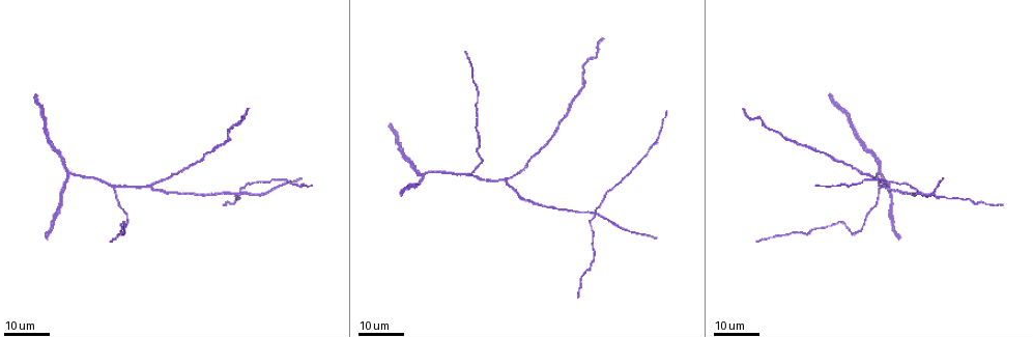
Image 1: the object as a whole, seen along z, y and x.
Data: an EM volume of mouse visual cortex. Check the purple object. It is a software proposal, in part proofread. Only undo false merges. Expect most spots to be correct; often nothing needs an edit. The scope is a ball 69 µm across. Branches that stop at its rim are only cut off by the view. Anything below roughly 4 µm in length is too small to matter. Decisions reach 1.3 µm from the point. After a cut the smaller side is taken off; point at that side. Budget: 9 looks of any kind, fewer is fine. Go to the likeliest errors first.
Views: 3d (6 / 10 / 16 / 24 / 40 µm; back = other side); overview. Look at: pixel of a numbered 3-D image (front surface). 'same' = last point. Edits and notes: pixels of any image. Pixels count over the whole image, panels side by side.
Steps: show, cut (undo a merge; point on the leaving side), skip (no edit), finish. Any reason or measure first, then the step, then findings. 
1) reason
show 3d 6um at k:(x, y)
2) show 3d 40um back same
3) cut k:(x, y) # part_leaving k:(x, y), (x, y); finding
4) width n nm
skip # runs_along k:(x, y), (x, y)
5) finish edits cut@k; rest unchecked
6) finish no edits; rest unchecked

four or more arms meet
show 3d 24um at 1:(917, 192)

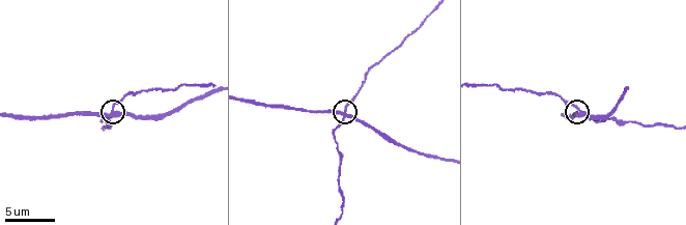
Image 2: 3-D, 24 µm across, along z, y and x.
show 3d 10um at 2:(343, 113)

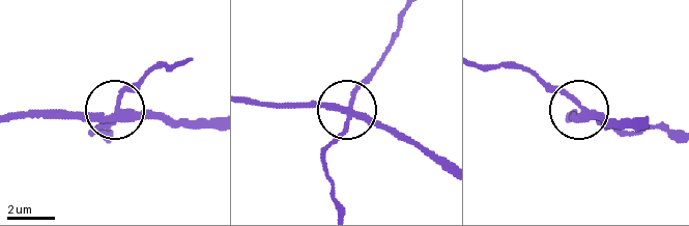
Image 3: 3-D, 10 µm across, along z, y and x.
arms 4
cut 3:(101, 128) # part_leaving 3:(117, 108), (150, 68), (182, 62); a second neuron is stuck on

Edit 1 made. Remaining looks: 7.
thin arm on a thick one
show 3d 16um at 1:(885, 186)

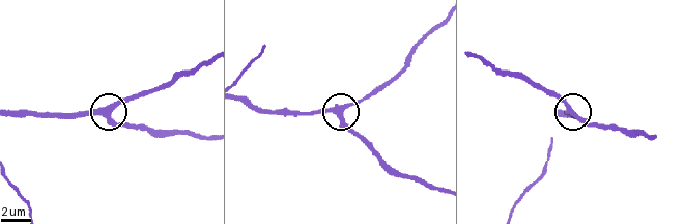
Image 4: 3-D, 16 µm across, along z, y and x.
show 3d 6um at 4:(101, 111)

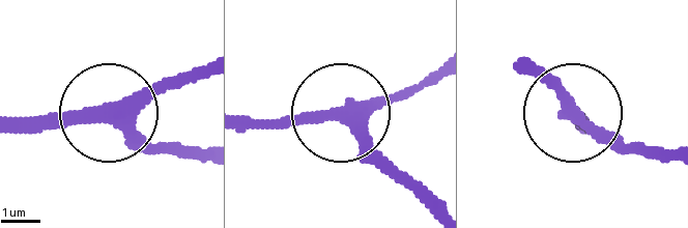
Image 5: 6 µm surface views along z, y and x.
side_arm 48 um; arms 3
skip # continuous, no second neuron

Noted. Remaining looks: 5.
three arms meet
show 3d 16um at 1:(112, 187)

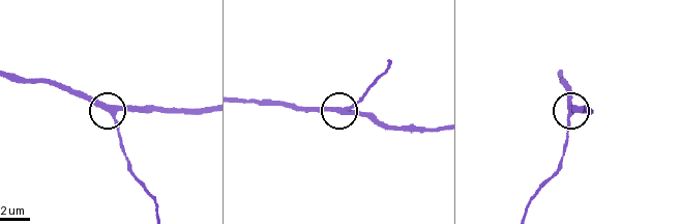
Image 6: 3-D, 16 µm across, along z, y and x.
show 3d 6um at 6:(113, 111)

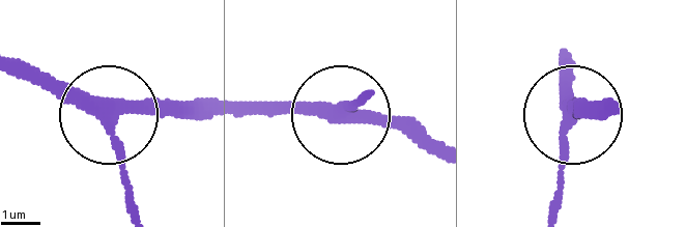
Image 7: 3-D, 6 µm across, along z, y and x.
skip # runs_along 7:(435, 152), (376, 119), (251, 110); one neuron here

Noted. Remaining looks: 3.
two arms in line, one across
show 3d 16um at 1:(882, 174)

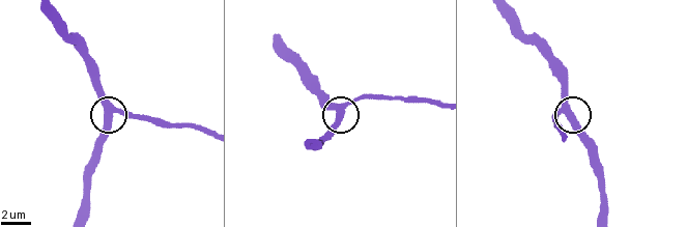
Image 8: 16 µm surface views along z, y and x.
zoom in
show 3d 10um at 8:(109, 107)

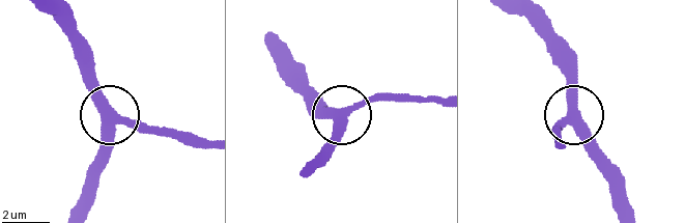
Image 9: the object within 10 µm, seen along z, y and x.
side_arm 17 um
skip # runs_along 9:(203, 145), (111, 119), (109, 162); continuous, no second neuron

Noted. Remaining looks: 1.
finish edits cut@3; rest unchecked

